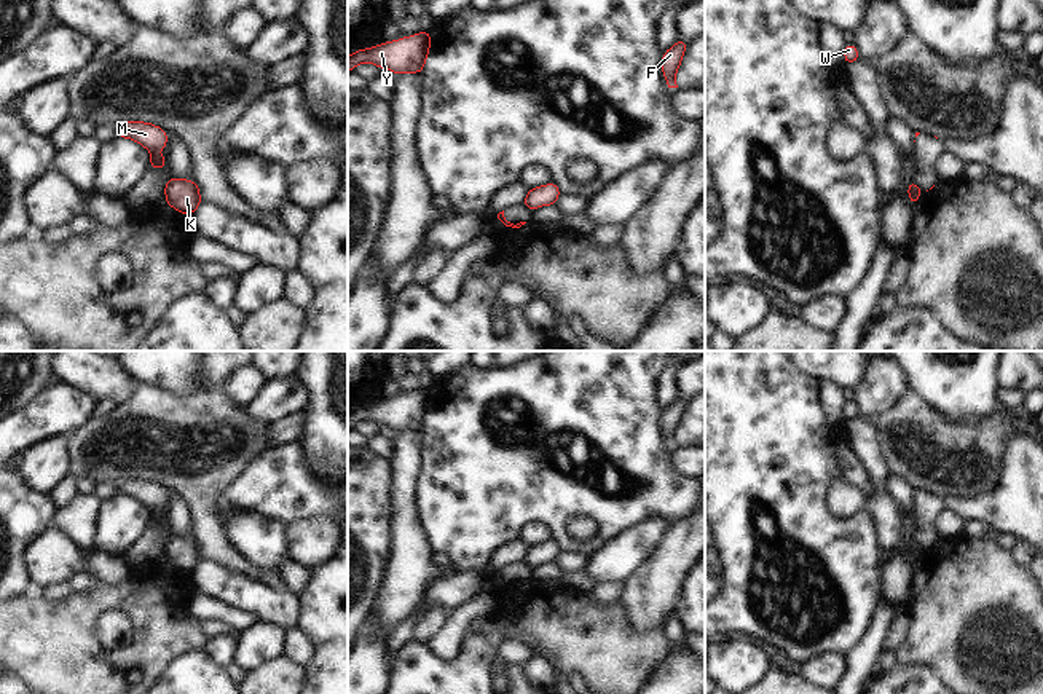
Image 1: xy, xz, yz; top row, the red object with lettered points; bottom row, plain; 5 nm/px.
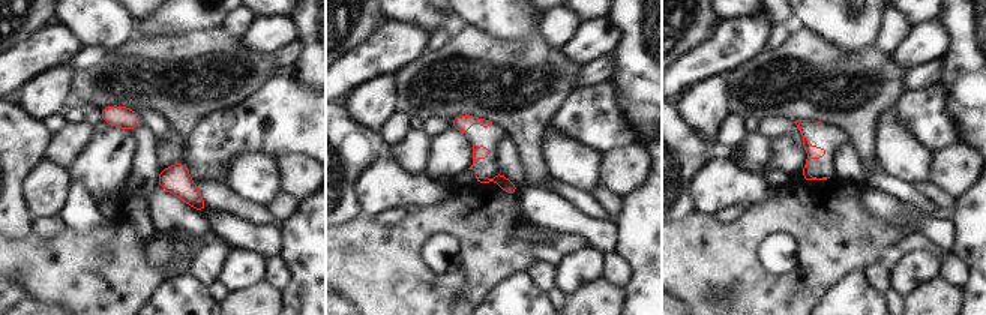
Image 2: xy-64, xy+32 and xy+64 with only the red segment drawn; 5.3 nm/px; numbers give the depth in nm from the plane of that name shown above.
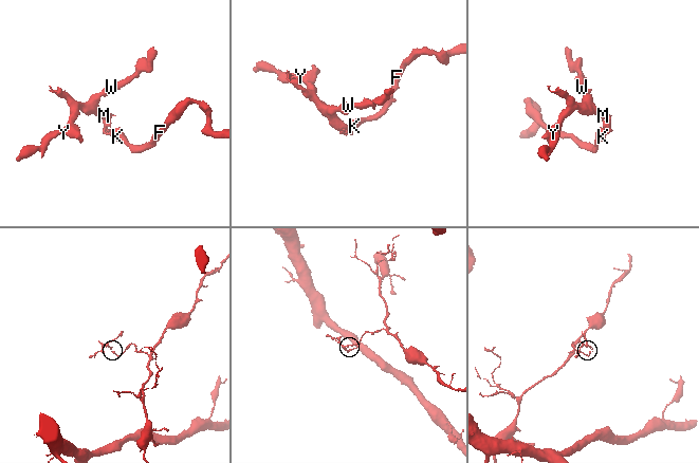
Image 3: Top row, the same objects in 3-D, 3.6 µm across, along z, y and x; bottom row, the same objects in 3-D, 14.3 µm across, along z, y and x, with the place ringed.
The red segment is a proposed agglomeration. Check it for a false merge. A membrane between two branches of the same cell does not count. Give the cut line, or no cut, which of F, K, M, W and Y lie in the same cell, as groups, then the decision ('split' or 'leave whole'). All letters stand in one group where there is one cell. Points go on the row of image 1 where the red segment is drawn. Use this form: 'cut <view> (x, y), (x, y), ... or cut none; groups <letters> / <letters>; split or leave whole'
cut xy (168, 181), (165, 184); groups F K / M W Y; split

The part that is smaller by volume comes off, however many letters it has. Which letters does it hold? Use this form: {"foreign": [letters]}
{"foreign": ["M", "W", "Y"]}

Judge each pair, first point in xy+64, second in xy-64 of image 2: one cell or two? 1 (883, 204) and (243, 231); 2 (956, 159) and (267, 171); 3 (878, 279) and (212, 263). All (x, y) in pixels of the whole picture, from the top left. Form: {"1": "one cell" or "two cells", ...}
{"1": "one cell", "2": "two cells", "3": "one cell"}

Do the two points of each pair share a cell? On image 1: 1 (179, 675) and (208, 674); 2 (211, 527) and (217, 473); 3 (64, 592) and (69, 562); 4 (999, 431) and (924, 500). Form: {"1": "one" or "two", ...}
{"1": "one", "2": "one", "3": "two", "4": "two"}

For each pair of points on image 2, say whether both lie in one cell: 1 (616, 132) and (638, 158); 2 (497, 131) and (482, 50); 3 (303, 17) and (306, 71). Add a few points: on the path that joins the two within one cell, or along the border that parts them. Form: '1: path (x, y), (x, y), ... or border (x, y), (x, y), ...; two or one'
1: border (644, 144), (631, 144), (605, 155); two
2: border (492, 122), (503, 126), (511, 137); two
3: path (309, 30), (309, 57); one

